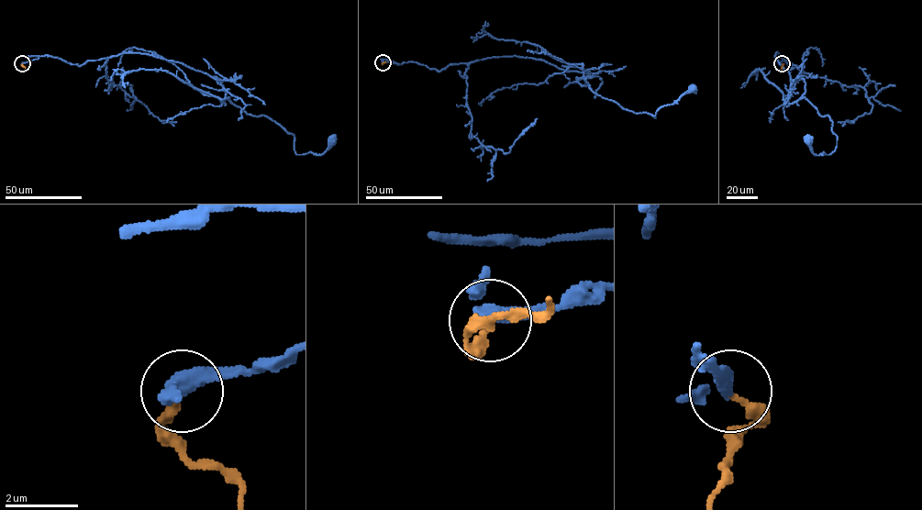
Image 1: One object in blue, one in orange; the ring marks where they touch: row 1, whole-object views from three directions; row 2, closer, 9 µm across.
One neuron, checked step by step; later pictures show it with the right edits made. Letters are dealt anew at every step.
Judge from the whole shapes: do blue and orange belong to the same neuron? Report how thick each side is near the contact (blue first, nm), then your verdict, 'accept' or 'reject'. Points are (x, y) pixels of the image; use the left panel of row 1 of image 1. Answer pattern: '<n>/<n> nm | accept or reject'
360/240 nm | accept

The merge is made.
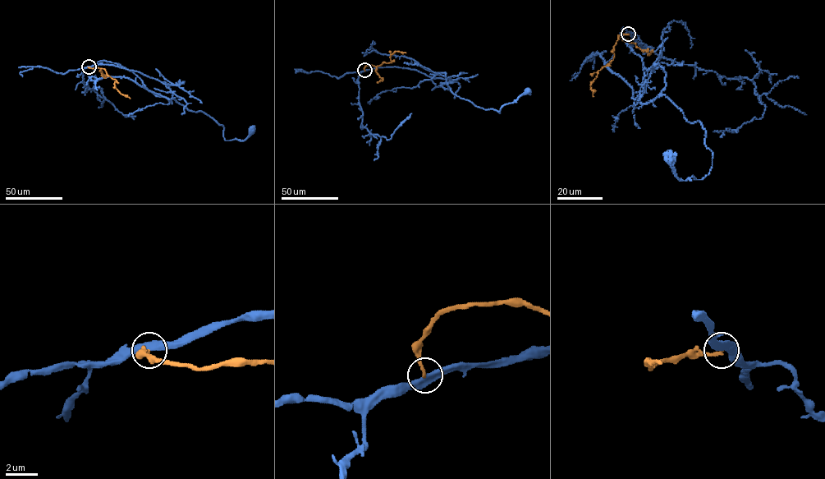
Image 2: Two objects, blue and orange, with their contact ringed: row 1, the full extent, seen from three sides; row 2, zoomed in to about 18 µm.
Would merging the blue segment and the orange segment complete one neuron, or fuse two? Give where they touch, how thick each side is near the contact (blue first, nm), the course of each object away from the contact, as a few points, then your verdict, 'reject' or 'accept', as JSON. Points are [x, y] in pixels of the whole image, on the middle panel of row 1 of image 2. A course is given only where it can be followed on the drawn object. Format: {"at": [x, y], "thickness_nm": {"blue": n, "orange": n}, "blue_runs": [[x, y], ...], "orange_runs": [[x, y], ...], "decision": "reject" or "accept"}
{"at": [364, 70], "thickness_nm": {"blue": 400, "orange": 170}, "blue_runs": [[364, 70], [409, 68], [453, 80], [442, 84], [445, 89], [499, 112], [528, 90]], "orange_runs": [[364, 70], [367, 65], [391, 62], [391, 55], [396, 51], [405, 52]], "decision": "reject"}

